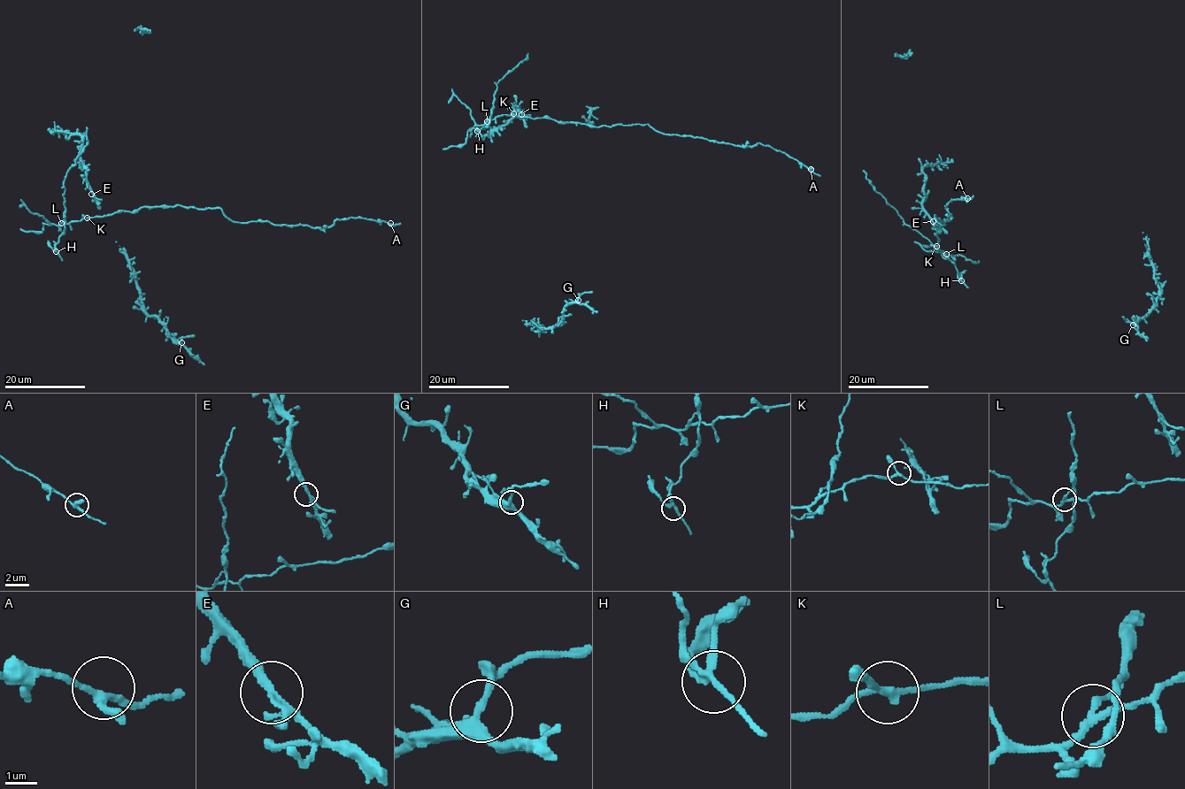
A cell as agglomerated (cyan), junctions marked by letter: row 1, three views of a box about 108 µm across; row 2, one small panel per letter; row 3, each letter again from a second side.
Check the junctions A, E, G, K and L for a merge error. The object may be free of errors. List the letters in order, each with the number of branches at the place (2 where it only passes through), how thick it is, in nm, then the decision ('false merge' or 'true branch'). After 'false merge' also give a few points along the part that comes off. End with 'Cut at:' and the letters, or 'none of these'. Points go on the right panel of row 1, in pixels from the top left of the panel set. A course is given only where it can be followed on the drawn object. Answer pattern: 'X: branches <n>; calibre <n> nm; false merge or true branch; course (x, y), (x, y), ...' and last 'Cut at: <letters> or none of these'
A: branches 3; calibre 220 nm; true branch
E: branches 3; calibre 200 nm; true branch
G: branches 3; calibre 280 nm; true branch
K: branches 3; calibre 180 nm; true branch
L: branches 3; calibre 190 nm; false merge; course (947, 254), (909, 226), (869, 183), (864, 170)
Cut at: L

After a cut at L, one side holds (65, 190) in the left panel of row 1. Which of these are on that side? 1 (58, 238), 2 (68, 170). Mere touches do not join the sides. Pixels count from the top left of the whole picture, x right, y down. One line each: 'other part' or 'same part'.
1: same part
2: same part

